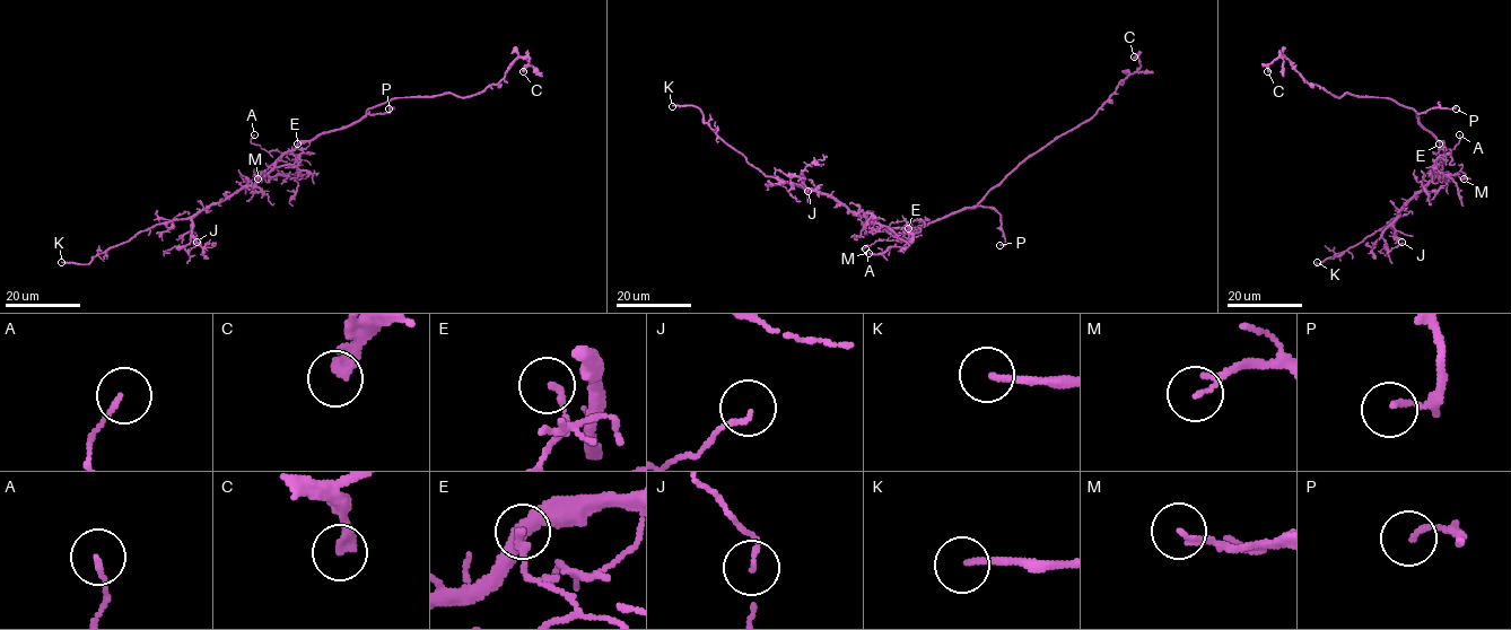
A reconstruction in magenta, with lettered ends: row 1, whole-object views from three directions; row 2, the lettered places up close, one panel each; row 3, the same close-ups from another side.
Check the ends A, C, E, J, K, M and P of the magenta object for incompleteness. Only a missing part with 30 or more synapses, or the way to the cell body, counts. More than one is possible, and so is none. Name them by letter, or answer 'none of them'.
K

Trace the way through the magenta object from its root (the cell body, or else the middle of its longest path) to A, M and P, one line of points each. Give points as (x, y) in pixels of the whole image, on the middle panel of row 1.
A: (918, 230), (913, 230), (911, 227), (899, 239), (876, 241), (862, 248), (865, 248)
M: (918, 230), (913, 230), (906, 225), (908, 242), (902, 247), (889, 247), (878, 254), (868, 253)
P: (918, 230), (966, 208), (989, 207), (1001, 217), (1004, 242), (999, 245)

